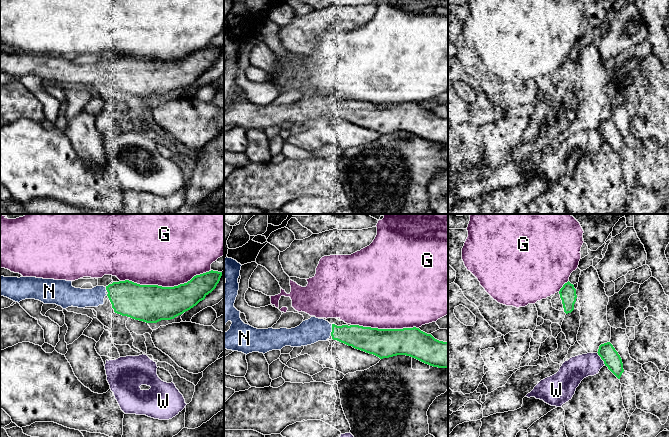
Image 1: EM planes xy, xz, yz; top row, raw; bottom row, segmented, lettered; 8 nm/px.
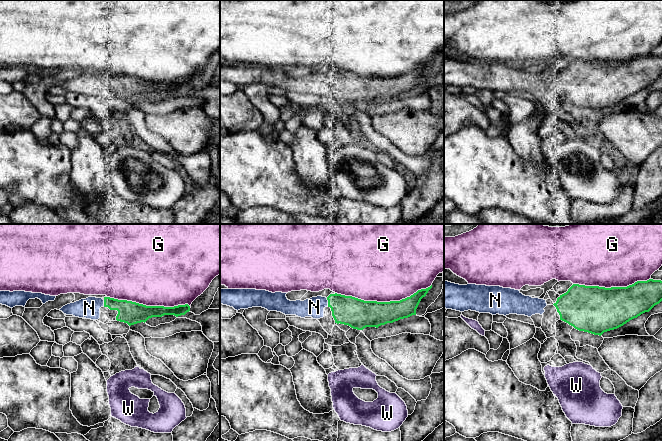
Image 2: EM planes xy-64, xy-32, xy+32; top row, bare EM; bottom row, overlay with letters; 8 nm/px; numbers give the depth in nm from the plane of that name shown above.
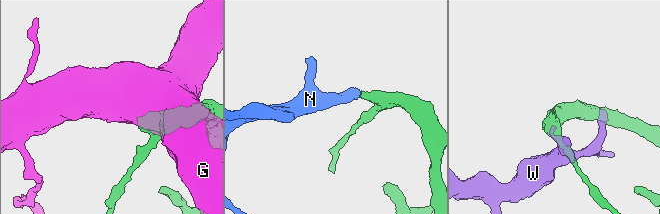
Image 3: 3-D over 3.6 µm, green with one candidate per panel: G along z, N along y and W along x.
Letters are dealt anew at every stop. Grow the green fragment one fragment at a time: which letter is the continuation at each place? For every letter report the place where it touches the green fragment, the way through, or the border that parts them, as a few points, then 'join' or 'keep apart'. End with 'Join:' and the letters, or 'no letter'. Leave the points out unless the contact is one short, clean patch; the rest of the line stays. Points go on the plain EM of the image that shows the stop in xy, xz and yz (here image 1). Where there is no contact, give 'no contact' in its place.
G: xy (165, 63) | keep apart
N: xz (332, 106) | join
W: yz (601, 134) | keep apart
Join: N

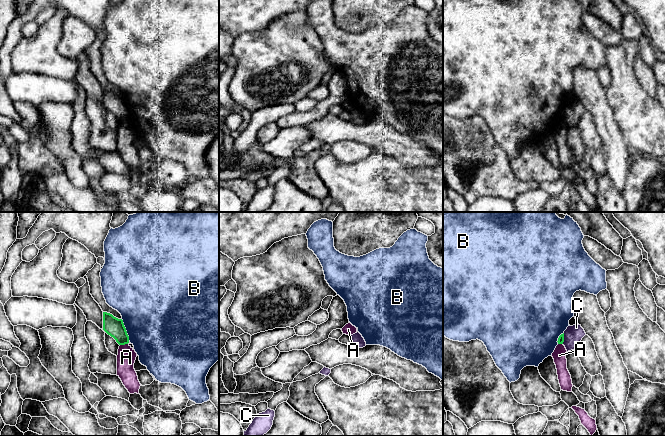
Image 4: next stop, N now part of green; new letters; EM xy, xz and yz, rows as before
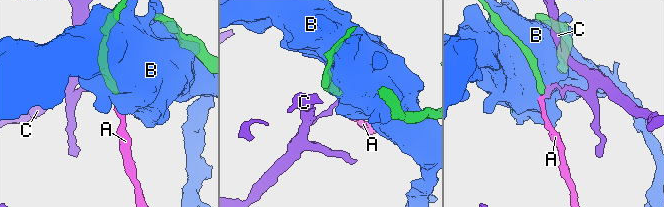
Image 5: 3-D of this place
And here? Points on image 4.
A: xy (123, 120) | along xy (127, 119), (120, 121) | keep apart
B: xy (125, 106) | keep apart
C: yz (563, 114) | along yz (564, 109), (564, 117), (562, 119) | keep apart
Join: no letter

